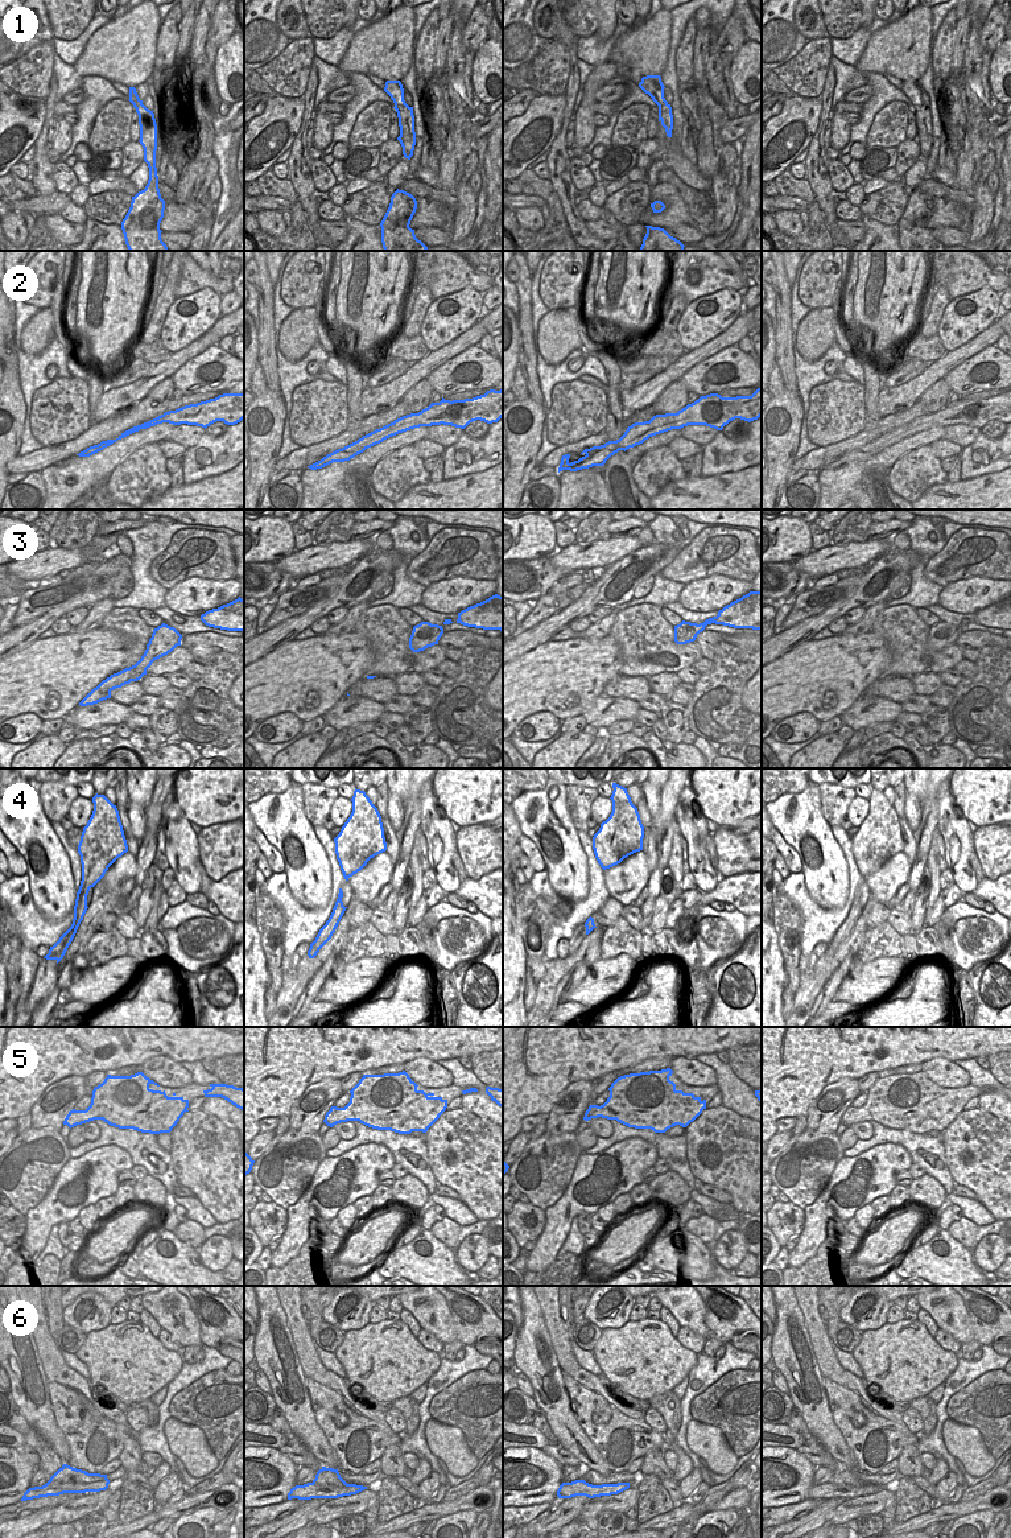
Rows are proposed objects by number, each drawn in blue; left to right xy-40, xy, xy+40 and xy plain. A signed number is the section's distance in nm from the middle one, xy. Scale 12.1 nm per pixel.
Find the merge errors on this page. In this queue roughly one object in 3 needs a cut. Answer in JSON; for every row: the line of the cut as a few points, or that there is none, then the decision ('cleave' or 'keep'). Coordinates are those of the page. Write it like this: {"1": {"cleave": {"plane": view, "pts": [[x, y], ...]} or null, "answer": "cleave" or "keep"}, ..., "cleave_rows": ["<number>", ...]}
{"1": {"cleave": null, "answer": "keep"}, "2": {"cleave": null, "answer": "keep"}, "3": {"cleave": null, "answer": "keep"}, "4": {"cleave": null, "answer": "keep"}, "5": {"cleave": null, "answer": "keep"}, "6": {"cleave": {"plane": "xy", "pts": [[313, 1481], [334, 1485], [349, 1484]]}, "answer": "cleave"}, "cleave_rows": ["6"]}

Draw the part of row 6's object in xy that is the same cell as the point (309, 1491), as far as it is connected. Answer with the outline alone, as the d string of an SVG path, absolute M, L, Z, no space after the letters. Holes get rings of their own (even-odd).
M308 1483L292 1488L290 1492L288 1493L288 1500L338 1498L343 1496L356 1494L364 1489L367 1489L367 1487L356 1485L356 1484L334 1487L329 1484L319 1485L317 1483Z

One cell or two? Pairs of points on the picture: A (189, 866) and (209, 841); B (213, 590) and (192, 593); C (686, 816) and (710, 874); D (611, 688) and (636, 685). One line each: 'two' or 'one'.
A: two
B: one
C: one
D: one

